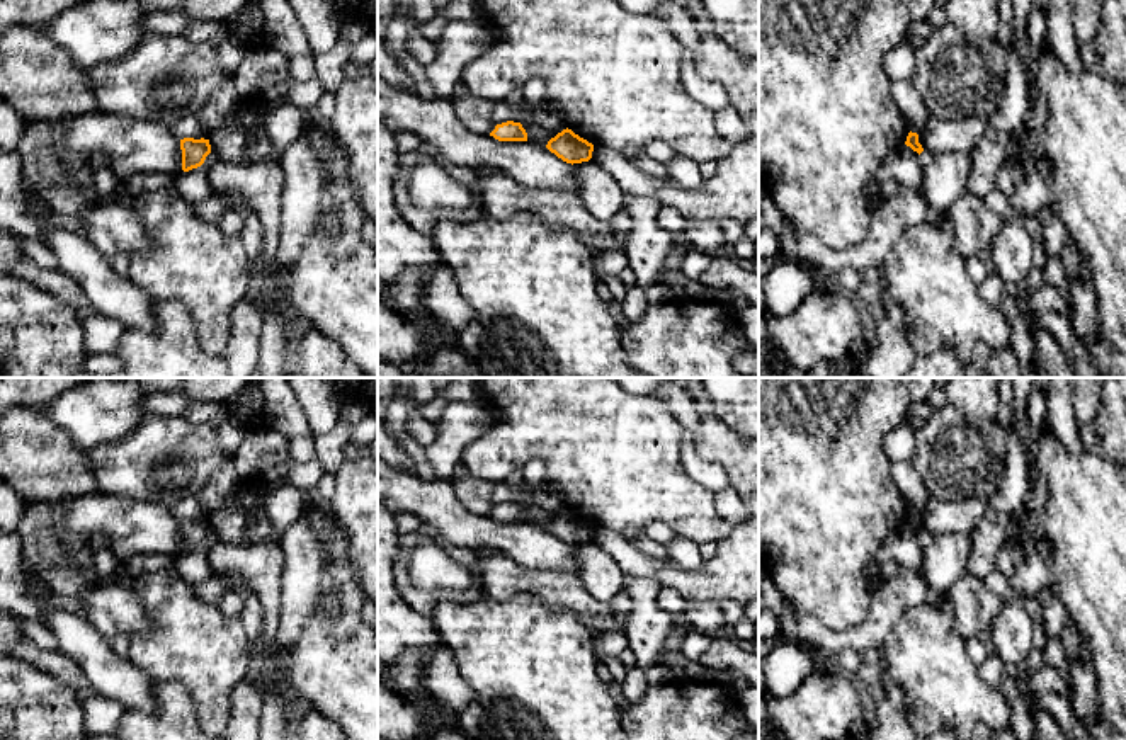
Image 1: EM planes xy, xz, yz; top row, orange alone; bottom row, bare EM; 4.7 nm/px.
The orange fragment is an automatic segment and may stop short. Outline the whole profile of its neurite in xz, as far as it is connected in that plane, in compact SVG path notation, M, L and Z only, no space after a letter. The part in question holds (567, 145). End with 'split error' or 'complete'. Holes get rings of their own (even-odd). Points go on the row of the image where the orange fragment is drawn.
M563 129L551 138L546 148L566 163L582 163L592 158L594 145L575 134L572 129Z; complete

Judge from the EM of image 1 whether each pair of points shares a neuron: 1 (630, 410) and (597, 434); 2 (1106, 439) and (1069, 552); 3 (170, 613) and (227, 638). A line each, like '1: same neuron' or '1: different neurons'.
1: same neuron
2: different neurons
3: same neuron

